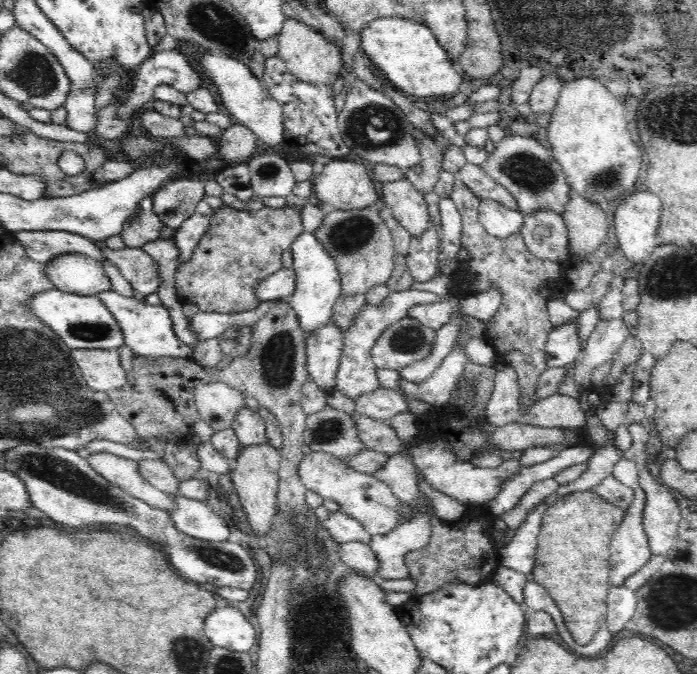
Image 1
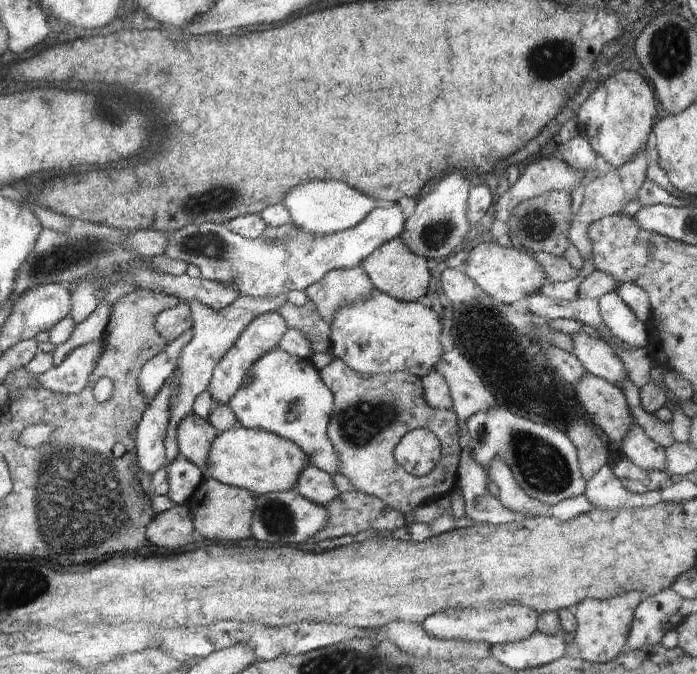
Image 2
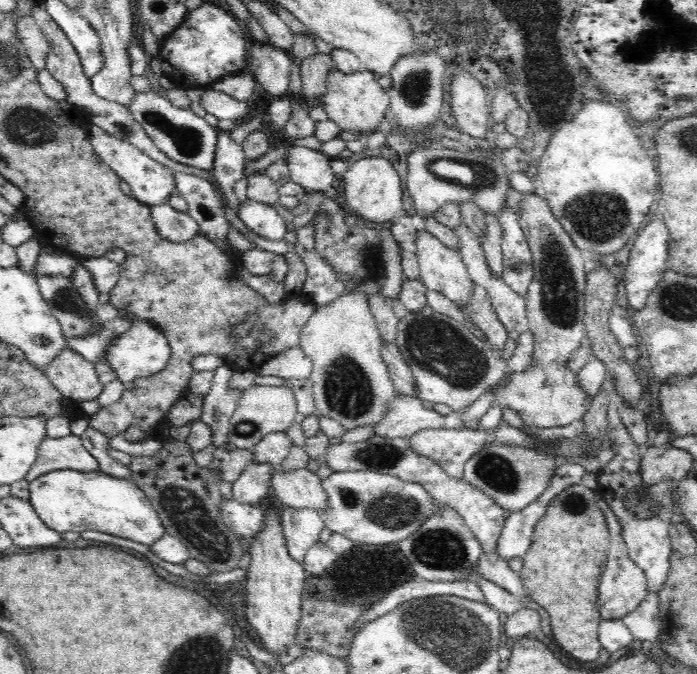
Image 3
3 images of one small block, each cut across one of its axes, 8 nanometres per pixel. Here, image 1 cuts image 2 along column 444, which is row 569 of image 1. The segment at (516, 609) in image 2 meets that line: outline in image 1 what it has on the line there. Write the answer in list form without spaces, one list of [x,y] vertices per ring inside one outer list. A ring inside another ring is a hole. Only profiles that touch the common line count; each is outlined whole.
[[[640,486],[633,489],[633,499],[625,510],[625,515],[616,533],[612,535],[610,546],[610,582],[622,586],[629,576],[648,564],[653,555],[649,547],[646,530],[643,527],[643,512],[646,493]]]

